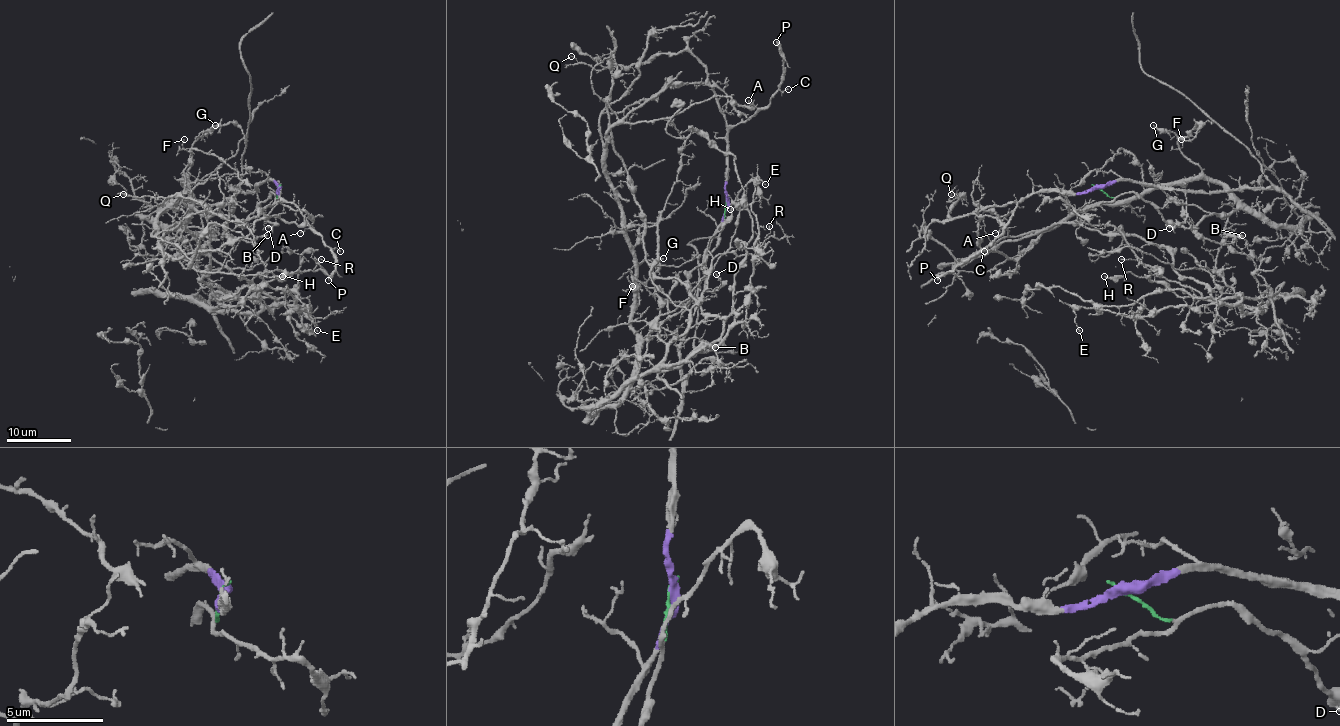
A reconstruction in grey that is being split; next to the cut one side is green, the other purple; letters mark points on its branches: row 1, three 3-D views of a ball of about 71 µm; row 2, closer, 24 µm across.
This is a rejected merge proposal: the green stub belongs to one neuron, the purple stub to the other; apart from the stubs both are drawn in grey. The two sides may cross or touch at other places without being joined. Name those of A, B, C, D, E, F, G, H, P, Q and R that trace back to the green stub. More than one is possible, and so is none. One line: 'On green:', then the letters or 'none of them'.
On green: B, E, F, G, H, R

